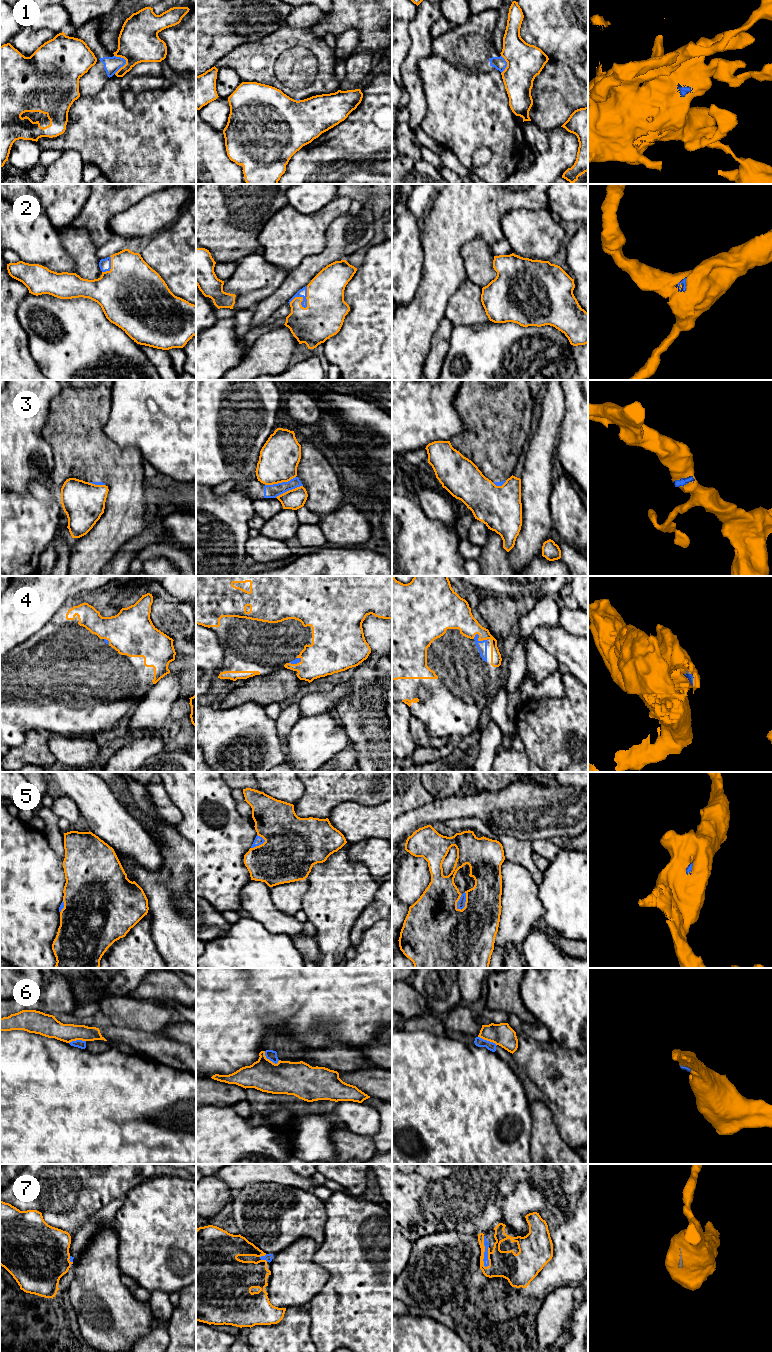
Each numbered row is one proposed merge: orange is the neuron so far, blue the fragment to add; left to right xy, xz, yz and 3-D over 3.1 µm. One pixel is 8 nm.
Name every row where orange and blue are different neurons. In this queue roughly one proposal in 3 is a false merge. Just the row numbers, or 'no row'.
1, 3, 6

